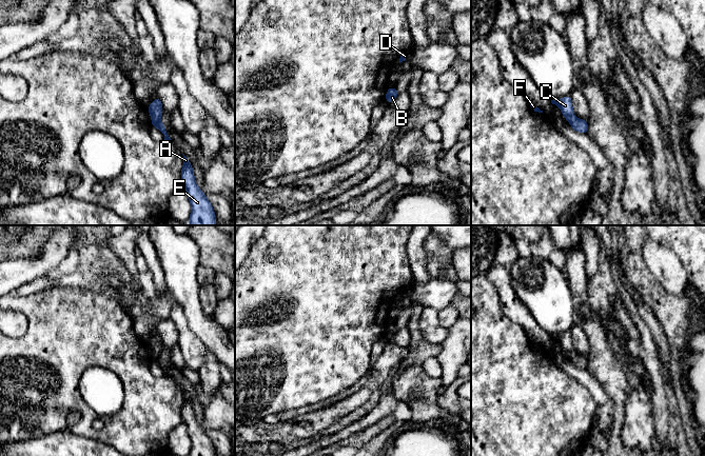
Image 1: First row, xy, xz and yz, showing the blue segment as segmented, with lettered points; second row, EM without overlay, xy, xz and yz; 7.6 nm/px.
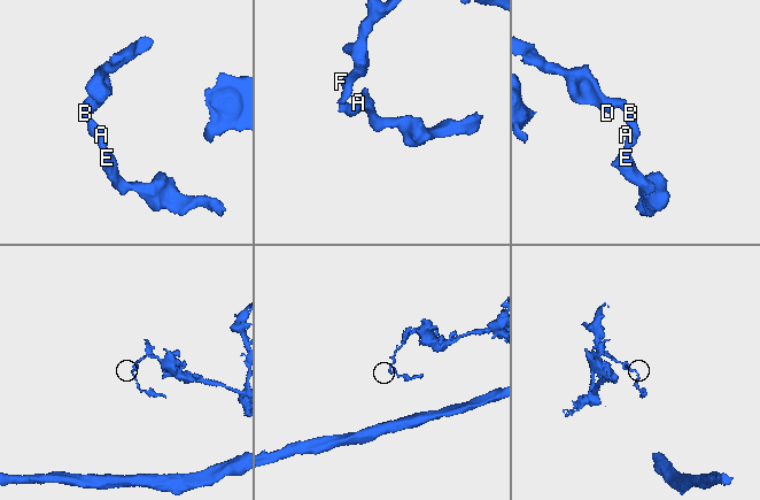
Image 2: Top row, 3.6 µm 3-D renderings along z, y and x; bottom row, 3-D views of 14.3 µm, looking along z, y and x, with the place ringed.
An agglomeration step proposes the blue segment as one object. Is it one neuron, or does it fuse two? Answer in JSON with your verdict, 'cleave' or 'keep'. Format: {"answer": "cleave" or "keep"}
{"answer": "cleave"}

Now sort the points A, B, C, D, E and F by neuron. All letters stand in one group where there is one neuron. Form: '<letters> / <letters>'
A B E / C D F

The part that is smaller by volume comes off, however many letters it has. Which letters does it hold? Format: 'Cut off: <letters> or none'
Cut off: A, B, E

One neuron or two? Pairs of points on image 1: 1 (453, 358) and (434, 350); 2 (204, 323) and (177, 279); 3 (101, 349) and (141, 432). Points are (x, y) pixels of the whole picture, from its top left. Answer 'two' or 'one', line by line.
1: two
2: one
3: one

